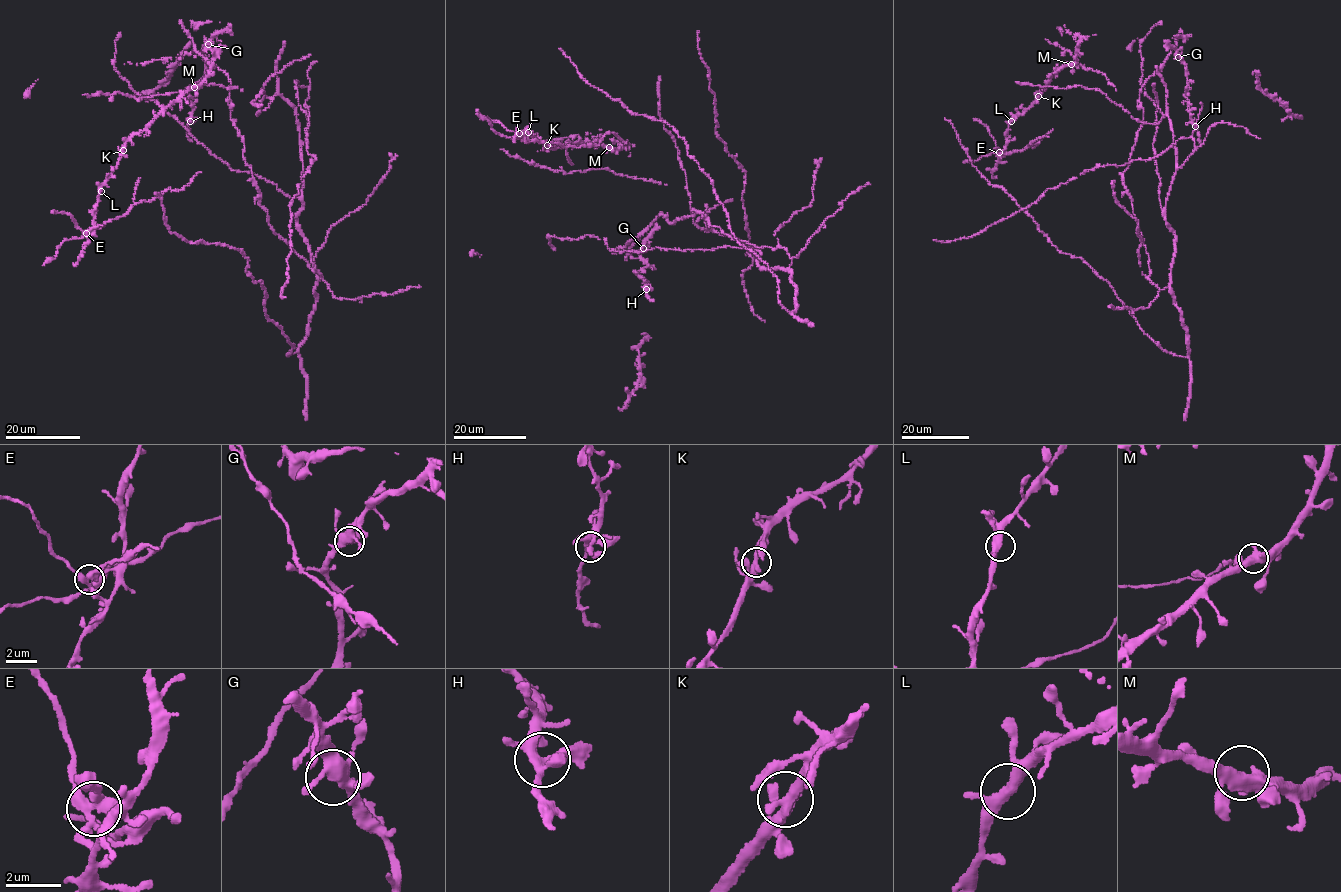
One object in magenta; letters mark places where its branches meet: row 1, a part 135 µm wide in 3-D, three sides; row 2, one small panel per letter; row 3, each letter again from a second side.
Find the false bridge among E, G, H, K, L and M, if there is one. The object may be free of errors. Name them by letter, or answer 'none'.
E

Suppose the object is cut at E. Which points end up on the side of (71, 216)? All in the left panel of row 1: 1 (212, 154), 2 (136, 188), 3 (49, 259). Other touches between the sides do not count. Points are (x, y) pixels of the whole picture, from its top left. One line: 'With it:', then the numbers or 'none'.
With it: 2, 3

